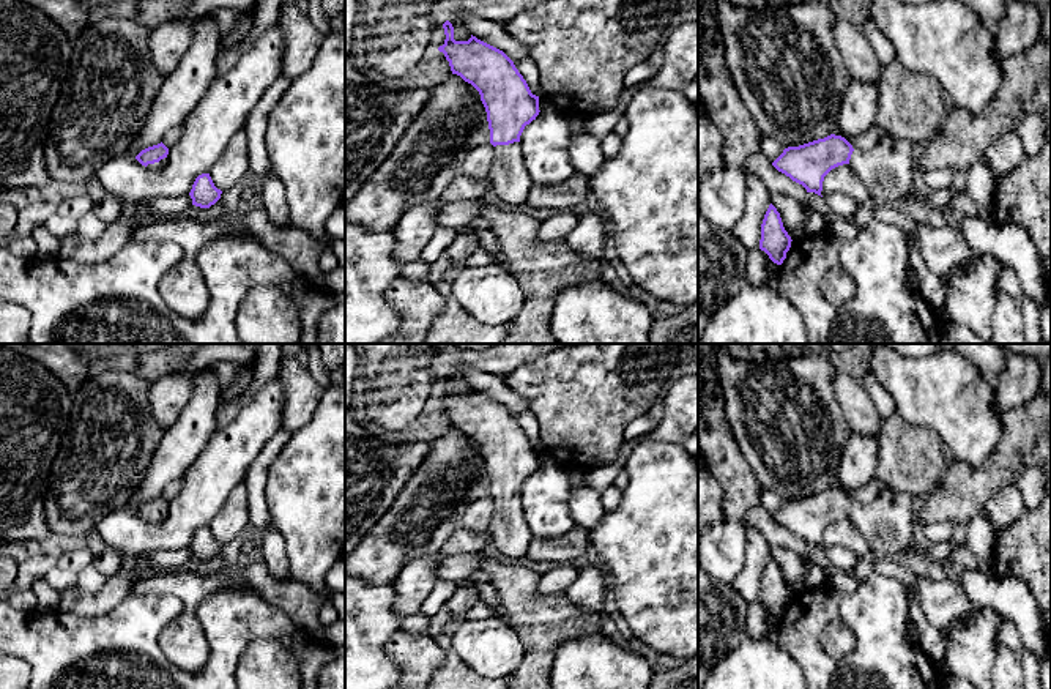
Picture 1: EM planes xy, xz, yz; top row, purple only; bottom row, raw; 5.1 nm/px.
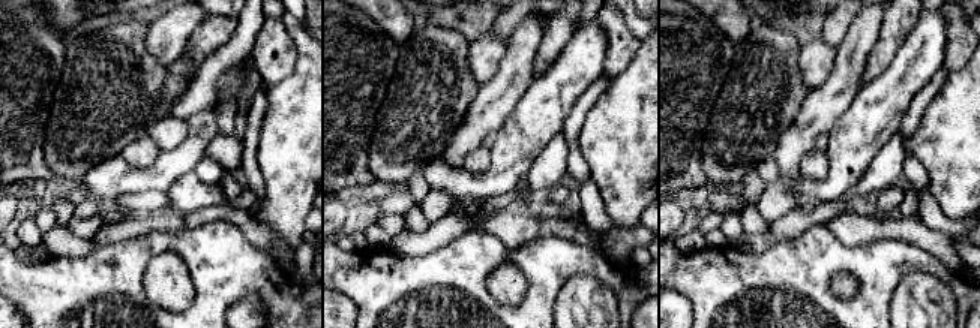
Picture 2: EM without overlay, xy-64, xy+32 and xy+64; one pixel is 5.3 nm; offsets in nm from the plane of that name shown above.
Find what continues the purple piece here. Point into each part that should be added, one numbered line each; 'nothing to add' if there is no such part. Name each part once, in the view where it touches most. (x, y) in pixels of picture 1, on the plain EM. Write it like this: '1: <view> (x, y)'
1: xz (511, 535)

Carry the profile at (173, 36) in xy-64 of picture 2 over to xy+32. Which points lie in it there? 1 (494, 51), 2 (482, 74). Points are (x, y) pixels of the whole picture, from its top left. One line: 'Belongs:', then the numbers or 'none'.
Belongs: 1, 2

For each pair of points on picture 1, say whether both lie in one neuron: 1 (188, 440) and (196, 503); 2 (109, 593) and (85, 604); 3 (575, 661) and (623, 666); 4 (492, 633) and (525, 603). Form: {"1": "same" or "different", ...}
{"1": "different", "2": "same", "3": "same", "4": "different"}

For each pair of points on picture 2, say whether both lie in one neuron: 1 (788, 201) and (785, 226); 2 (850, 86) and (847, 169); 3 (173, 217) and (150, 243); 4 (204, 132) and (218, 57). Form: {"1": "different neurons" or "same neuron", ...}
{"1": "different neurons", "2": "different neurons", "3": "different neurons", "4": "different neurons"}

